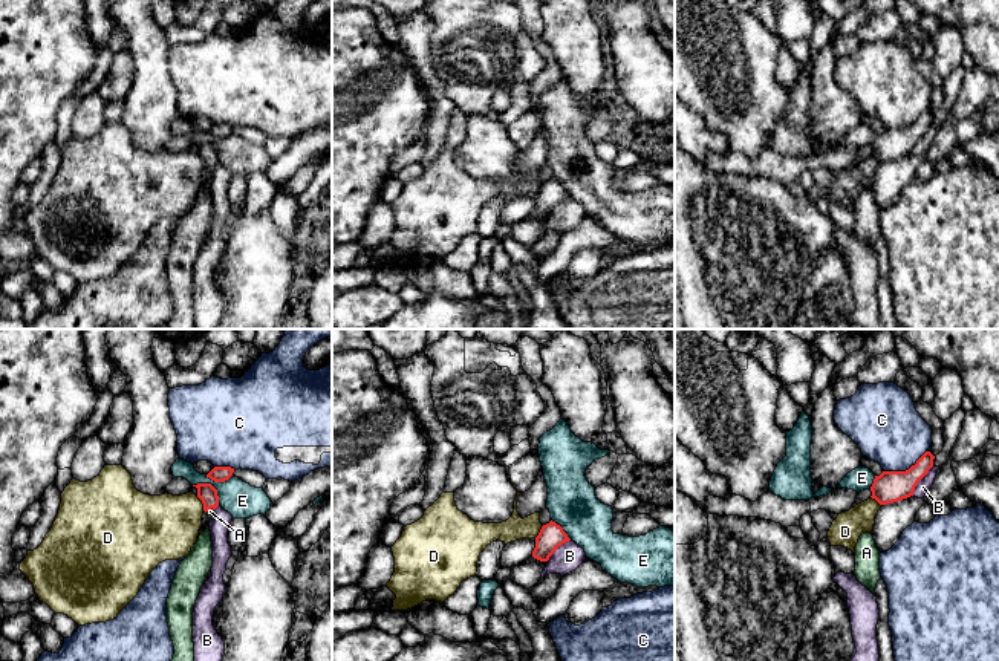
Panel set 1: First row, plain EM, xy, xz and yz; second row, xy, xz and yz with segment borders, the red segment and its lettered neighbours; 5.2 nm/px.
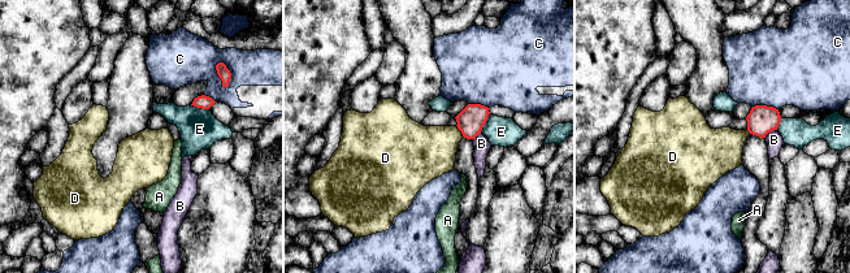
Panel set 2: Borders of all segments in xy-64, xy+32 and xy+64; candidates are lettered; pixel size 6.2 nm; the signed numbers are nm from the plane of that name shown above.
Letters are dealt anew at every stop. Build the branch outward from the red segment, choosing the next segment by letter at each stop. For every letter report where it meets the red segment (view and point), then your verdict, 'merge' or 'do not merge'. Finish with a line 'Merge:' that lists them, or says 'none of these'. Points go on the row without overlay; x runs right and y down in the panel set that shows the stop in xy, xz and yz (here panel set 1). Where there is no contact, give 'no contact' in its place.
A: contact xy (208, 166); merge
B: contact yz (920, 136); do not merge
C: contact yz (906, 127); do not merge
D: contact xy (202, 159); do not merge
E: contact xy (211, 136); do not merge
Merge: A

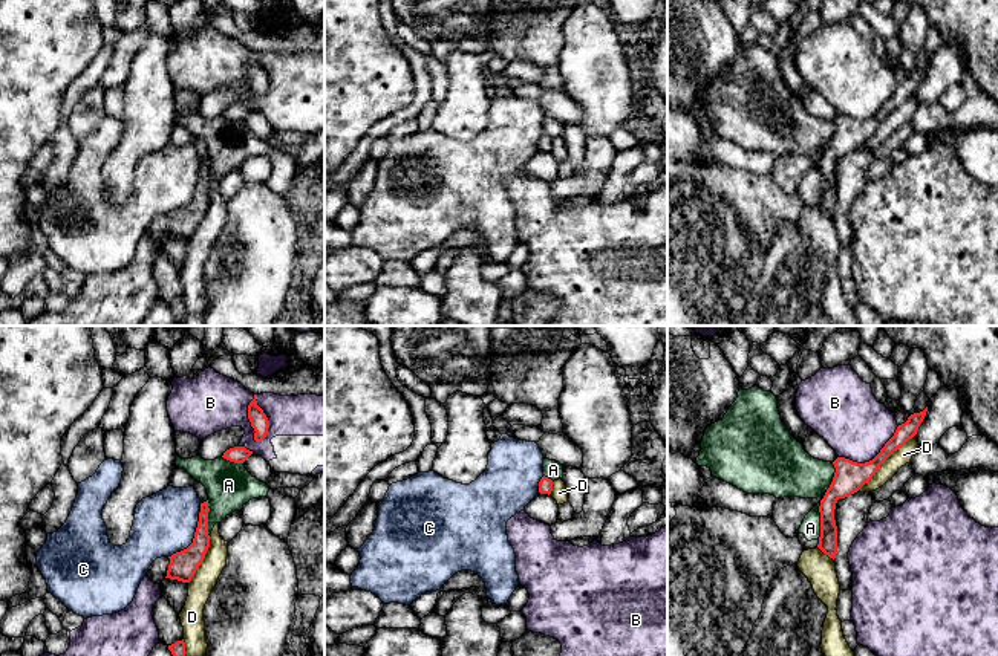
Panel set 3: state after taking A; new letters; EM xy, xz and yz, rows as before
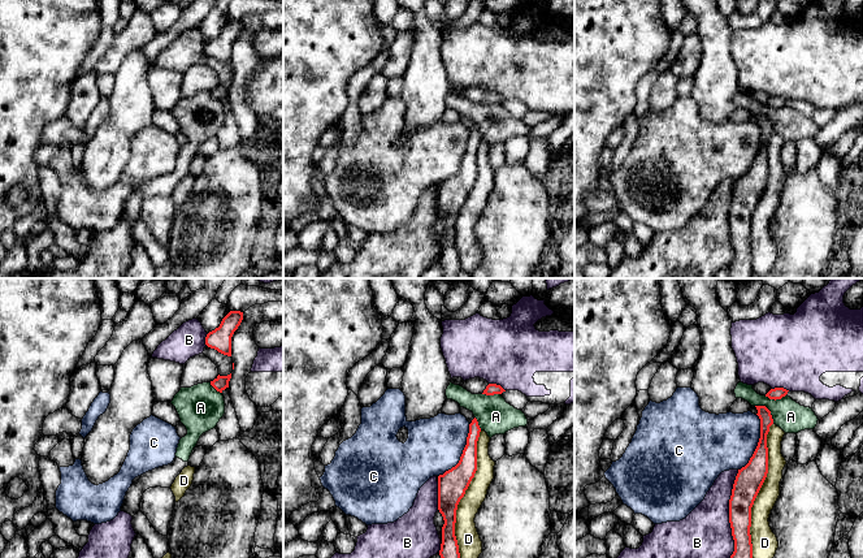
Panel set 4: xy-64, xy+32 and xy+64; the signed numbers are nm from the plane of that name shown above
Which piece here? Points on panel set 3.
A: contact xy (207, 176); do not merge
B: contact xy (250, 78); do not merge
C: contact xy (195, 191); do not merge
D: contact yz (883, 118); do not merge
Merge: none of these

